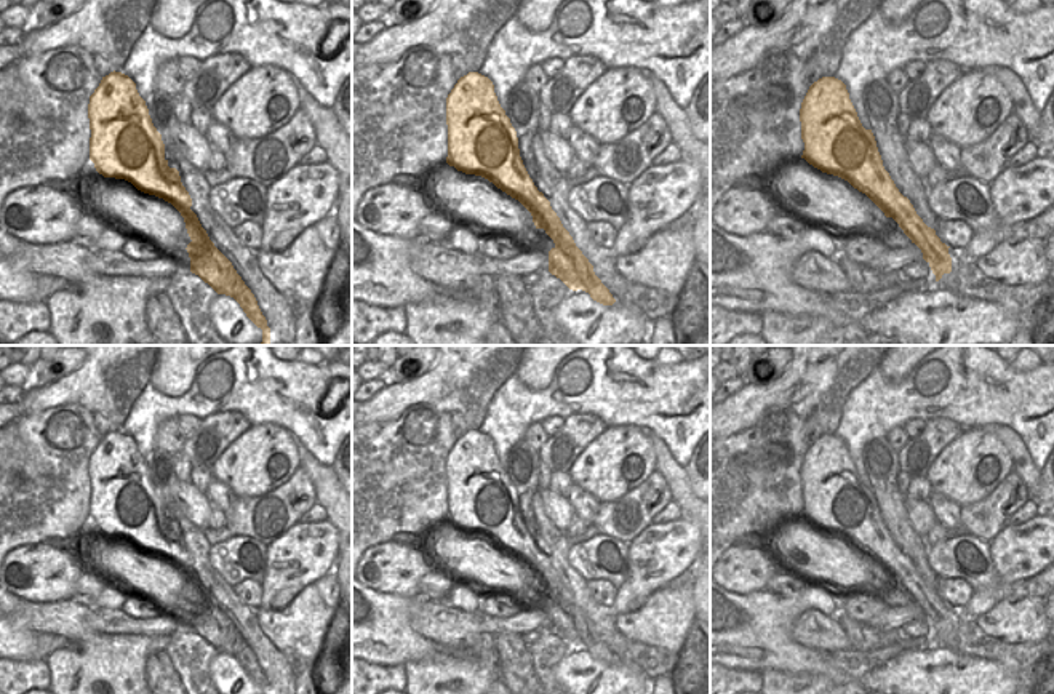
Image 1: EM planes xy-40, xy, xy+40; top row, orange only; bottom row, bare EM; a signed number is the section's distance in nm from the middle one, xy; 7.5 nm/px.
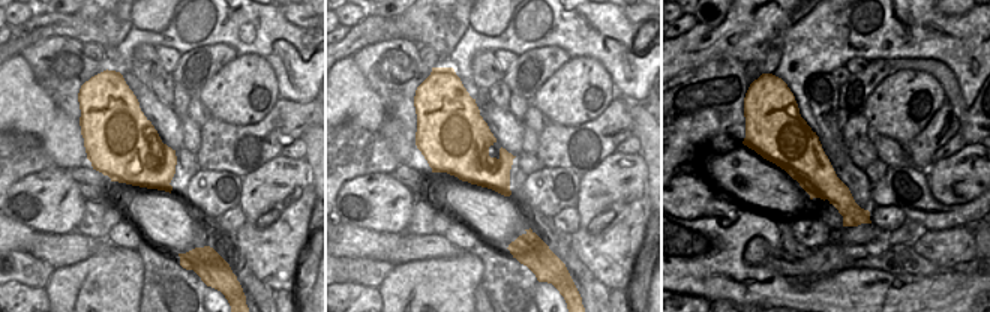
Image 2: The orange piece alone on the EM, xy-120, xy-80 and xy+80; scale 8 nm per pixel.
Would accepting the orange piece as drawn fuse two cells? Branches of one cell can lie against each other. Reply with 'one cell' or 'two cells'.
one cell

